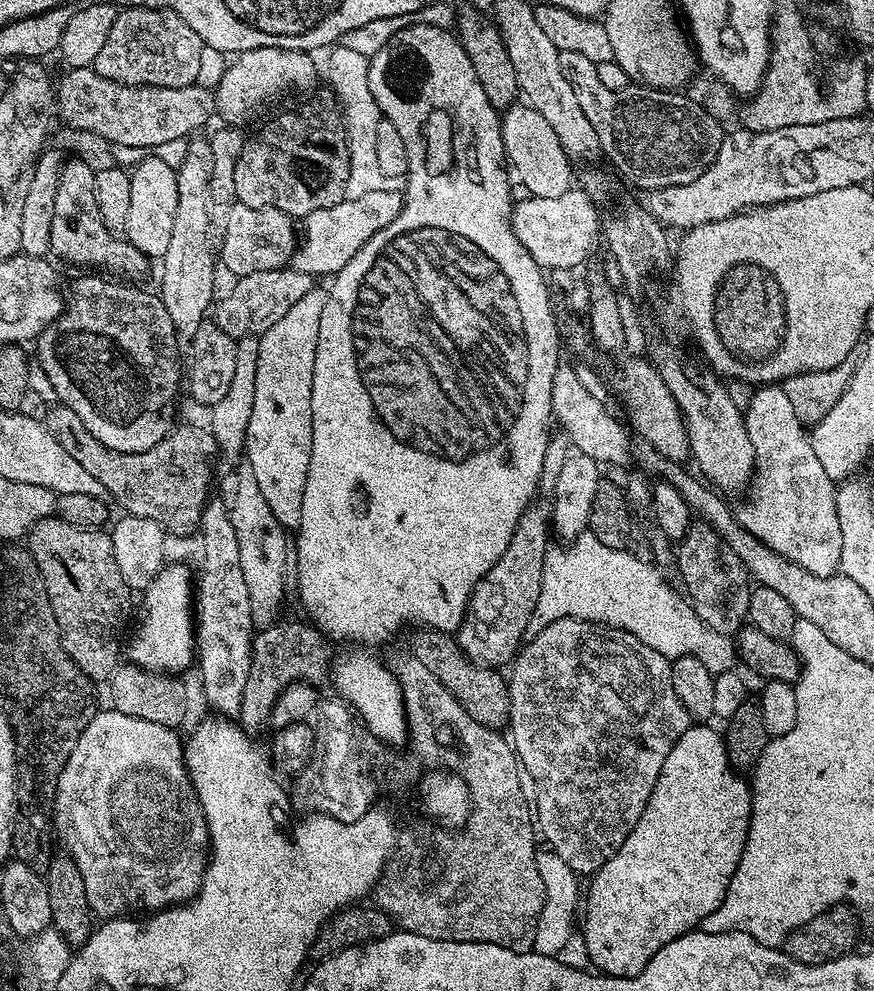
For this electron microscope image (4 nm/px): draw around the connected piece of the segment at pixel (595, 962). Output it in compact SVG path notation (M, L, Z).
M689 726L682 734L682 738L678 738L678 742L674 742L674 750L670 750L666 762L662 762L662 770L656 783L656 789L652 791L646 802L642 818L634 826L634 830L630 830L626 842L622 842L622 846L591 877L592 885L589 888L587 885L586 903L582 908L582 924L584 920L582 931L591 967L599 970L603 975L638 975L654 958L654 954L658 954L658 950L662 950L662 946L666 946L677 940L679 936L685 936L688 932L693 931L707 916L714 914L714 910L718 910L718 906L724 900L726 890L730 886L730 878L734 878L734 870L742 858L742 850L746 846L746 838L748 837L750 814L752 813L752 789L749 781L745 777L743 780L740 777L743 775L729 762L723 735L708 727L712 726Z

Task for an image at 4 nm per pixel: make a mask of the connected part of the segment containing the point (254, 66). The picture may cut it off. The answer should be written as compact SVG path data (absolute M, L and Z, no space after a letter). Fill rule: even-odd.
M259 48L239 53L227 65L224 77L214 89L215 107L228 119L225 121L229 125L239 125L241 123L239 120L254 115L271 100L276 100L287 92L306 91L316 80L316 64L312 59L313 57L307 52L281 48Z

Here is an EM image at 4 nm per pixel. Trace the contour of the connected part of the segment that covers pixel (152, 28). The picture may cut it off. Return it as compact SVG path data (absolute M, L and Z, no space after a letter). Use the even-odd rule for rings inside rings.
M126 8L117 11L114 26L110 26L110 38L106 38L102 50L94 65L102 78L113 80L116 84L145 84L146 86L162 86L163 88L181 88L196 83L198 66L205 44L178 14L168 8Z

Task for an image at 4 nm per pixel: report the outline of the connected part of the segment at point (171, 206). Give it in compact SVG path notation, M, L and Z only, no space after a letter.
M148 154L144 161L130 172L130 214L126 214L124 232L129 244L149 258L163 258L166 246L170 246L170 233L174 226L174 214L178 214L178 178L176 168L168 165L160 154Z

